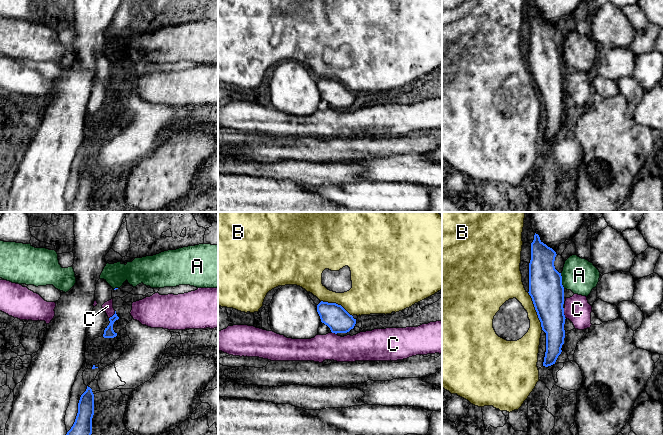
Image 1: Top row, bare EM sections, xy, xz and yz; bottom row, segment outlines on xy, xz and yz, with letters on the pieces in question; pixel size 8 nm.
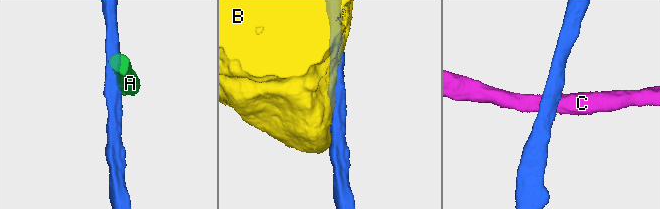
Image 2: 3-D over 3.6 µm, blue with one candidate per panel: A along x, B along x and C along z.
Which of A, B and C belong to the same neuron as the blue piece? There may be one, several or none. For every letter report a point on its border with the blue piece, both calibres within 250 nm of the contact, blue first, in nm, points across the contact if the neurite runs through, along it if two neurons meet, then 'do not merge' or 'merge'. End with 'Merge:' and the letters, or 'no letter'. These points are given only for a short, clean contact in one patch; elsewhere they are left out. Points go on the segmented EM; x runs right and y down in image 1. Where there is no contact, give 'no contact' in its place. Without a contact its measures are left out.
A: contact yz (561, 281); calibres 280 and 280 nm; do not merge
B: contact yz (536, 311); calibres 280 and 150 nm; do not merge
C: contact yz (563, 313); calibres 280 and 200 nm; border yz (563, 308), (565, 318); do not merge
Merge: no letter

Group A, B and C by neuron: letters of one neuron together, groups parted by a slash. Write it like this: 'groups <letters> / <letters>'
groups A C / B

